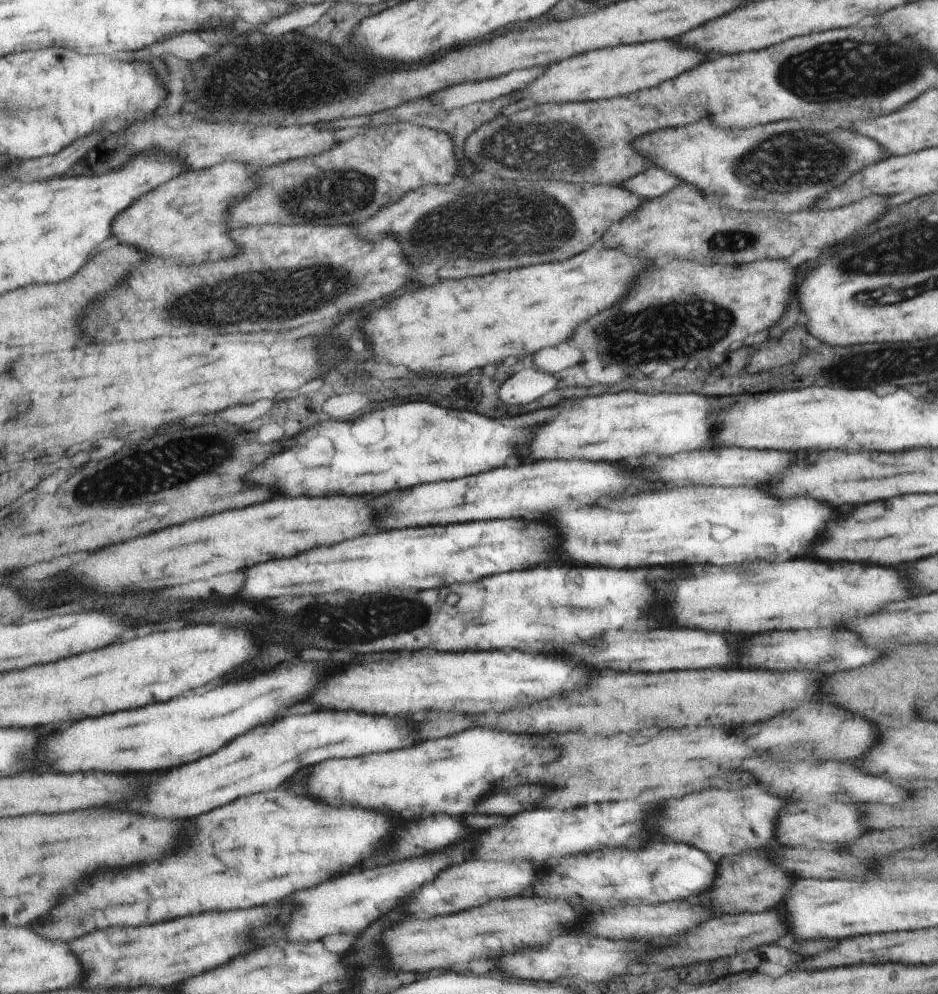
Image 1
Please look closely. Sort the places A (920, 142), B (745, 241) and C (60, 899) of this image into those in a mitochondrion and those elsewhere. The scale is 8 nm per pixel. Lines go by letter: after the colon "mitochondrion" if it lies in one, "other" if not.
A: other
B: mitochondrion
C: other

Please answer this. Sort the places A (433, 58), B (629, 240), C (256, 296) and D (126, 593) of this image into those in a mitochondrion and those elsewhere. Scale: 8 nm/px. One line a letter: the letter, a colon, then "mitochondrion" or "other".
A: other
B: other
C: mitochondrion
D: other

